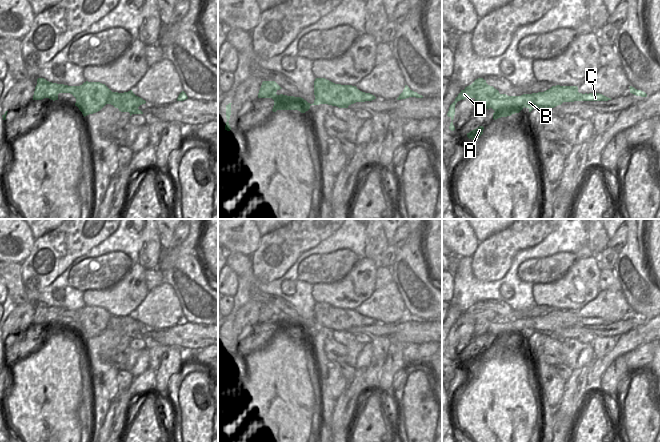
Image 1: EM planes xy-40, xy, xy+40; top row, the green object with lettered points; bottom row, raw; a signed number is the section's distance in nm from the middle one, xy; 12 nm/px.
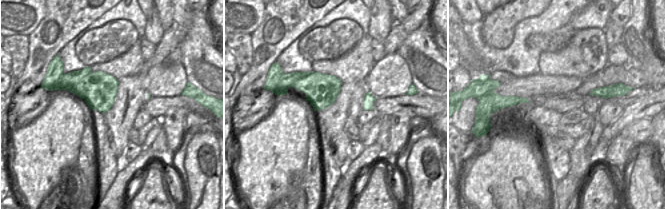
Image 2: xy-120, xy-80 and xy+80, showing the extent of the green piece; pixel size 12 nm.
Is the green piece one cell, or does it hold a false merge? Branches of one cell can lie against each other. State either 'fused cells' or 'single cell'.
fused cells

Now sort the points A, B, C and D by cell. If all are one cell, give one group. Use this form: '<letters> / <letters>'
A / B C D

